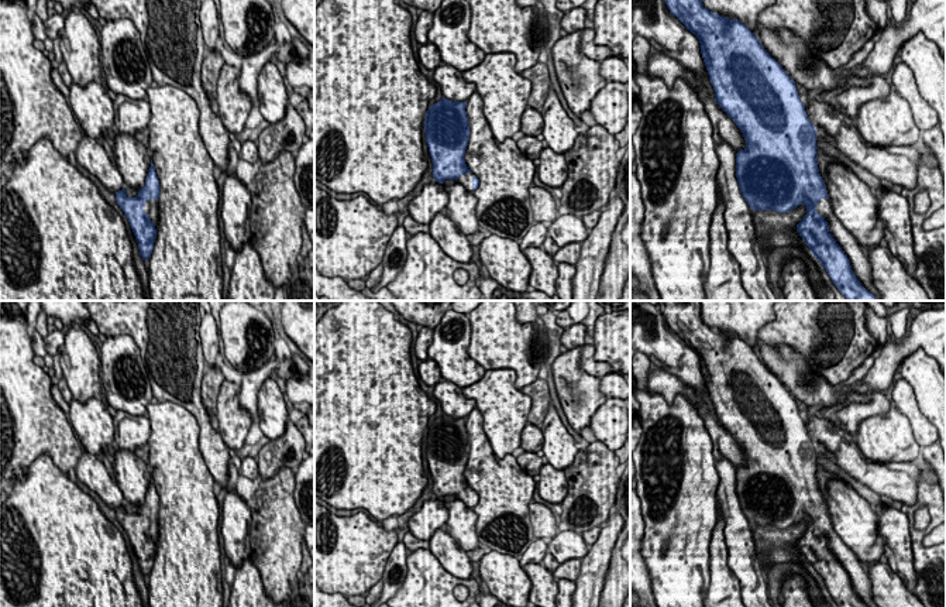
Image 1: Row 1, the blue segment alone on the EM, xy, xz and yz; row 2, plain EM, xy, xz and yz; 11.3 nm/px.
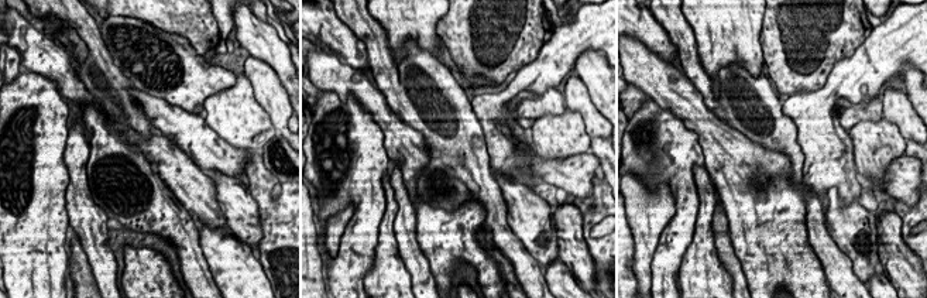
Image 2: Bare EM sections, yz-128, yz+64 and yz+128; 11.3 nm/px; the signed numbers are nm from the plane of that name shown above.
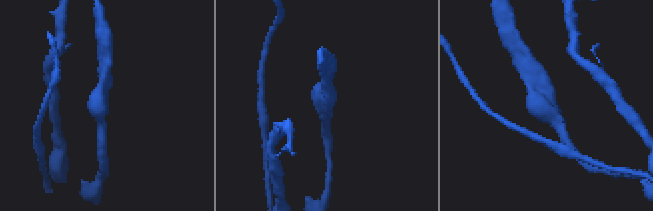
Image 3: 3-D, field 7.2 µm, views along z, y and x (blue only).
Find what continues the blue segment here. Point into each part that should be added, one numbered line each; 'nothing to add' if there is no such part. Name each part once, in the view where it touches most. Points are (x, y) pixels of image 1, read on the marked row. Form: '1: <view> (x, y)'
1: yz (860, 266)

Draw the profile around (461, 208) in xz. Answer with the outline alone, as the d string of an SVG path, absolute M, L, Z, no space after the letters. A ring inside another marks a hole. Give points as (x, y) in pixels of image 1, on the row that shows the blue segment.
M458 182L448 186L447 192L448 203L444 208L444 213L448 219L467 236L478 233L481 230L477 220L478 199L474 193Z

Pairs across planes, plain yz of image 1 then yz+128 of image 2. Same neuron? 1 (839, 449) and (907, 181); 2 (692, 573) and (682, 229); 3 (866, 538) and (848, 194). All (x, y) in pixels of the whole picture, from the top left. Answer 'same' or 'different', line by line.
1: same
2: same
3: different

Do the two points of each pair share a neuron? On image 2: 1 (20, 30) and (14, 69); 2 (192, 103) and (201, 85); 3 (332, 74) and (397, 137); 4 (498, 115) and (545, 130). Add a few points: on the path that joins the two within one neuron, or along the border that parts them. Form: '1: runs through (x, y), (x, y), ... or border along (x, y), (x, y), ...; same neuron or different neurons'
1: border along (14, 47), (23, 68); different neurons
2: runs through (192, 99), (192, 93), (196, 89); same neuron
3: runs through (350, 81), (380, 109), (385, 119); same neuron
4: border along (528, 132), (532, 144); different neurons

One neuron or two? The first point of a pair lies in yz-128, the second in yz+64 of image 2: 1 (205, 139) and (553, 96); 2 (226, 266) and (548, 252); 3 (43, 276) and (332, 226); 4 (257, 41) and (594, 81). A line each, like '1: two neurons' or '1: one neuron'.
1: two neurons
2: two neurons
3: two neurons
4: one neuron

